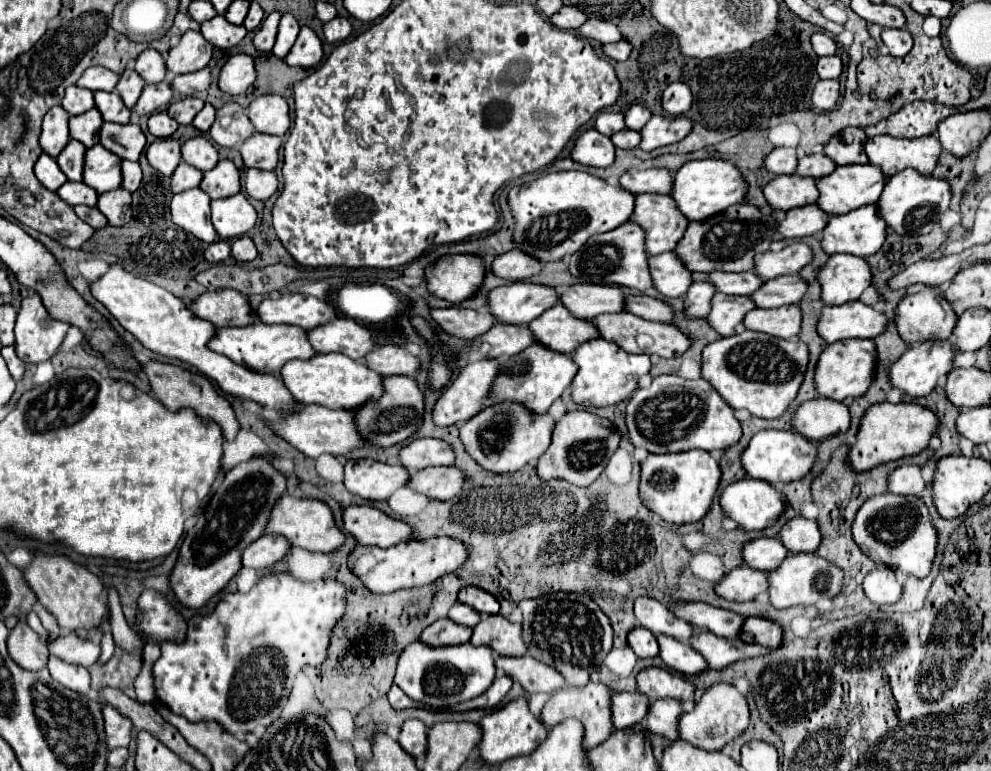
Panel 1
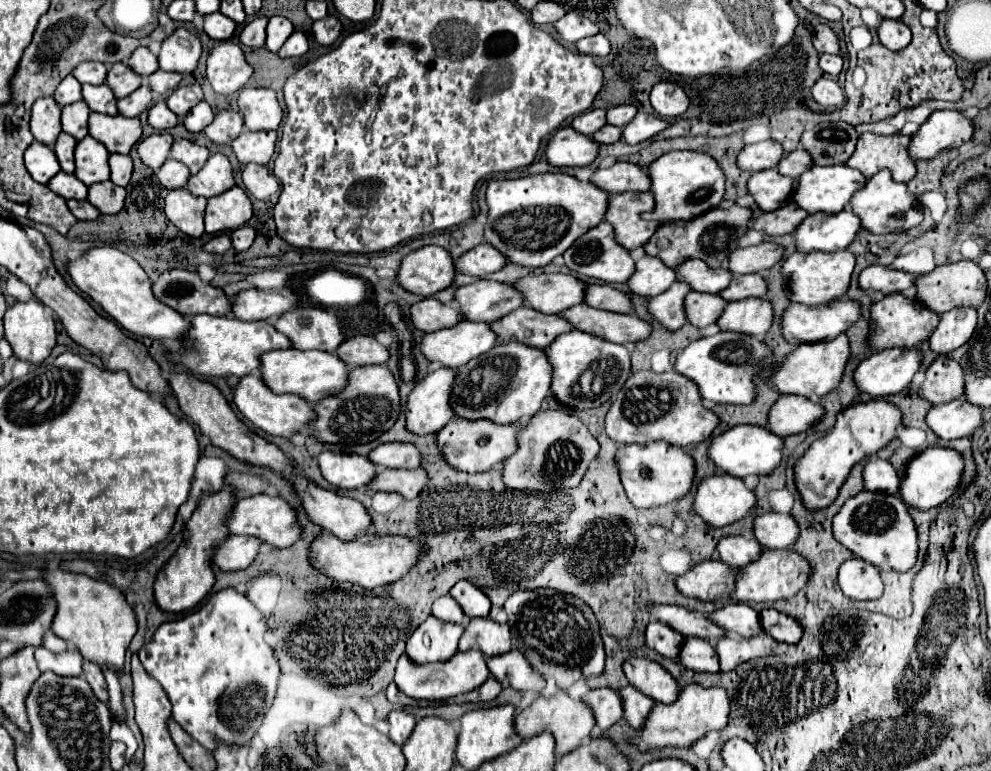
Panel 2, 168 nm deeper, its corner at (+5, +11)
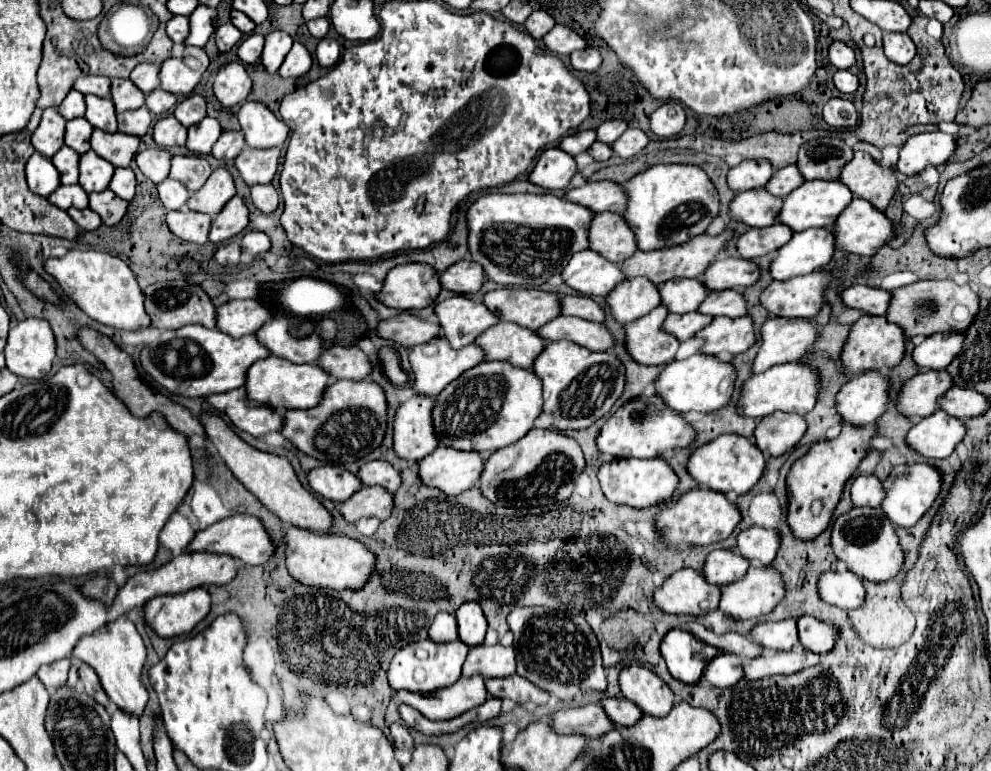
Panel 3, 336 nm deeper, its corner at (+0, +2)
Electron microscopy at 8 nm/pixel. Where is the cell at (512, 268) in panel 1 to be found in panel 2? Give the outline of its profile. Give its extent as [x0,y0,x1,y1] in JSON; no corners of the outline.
[455,243,507,279]

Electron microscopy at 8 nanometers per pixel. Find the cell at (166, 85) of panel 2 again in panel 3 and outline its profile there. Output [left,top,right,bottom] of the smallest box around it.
[146,88,178,116]

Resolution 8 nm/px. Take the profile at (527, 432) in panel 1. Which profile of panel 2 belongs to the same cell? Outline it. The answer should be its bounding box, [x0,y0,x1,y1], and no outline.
[437,419,519,473]

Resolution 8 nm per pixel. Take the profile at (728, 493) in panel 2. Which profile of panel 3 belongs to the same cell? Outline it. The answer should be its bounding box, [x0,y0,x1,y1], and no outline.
[656,488,742,548]

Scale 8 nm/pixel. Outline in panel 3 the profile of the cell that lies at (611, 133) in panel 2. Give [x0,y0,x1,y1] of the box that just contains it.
[590,142,612,160]

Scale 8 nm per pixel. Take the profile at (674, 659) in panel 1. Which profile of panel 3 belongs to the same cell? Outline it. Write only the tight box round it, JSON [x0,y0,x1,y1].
[702,652,742,688]

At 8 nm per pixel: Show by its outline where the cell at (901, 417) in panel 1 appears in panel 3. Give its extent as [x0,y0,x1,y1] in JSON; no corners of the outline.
[788,424,878,540]

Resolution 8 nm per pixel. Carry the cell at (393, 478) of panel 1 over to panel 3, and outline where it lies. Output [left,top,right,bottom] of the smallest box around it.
[308,464,362,502]

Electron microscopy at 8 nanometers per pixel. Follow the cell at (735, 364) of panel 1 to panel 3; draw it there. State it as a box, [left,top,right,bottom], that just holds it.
[656,354,736,412]

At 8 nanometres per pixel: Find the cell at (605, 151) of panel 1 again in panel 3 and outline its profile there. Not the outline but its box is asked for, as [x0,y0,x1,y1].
[528,146,578,190]

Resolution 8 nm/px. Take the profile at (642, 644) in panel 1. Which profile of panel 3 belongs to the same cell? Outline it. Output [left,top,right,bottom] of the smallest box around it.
[660,628,720,684]

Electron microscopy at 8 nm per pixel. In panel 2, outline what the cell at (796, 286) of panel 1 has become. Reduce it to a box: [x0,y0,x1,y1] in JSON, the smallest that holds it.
[719,275,767,301]

